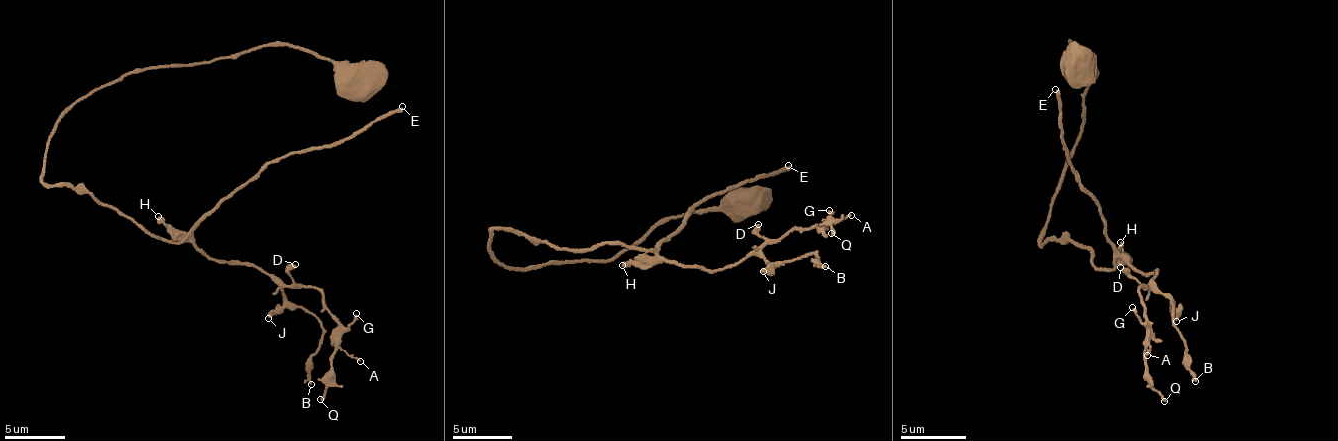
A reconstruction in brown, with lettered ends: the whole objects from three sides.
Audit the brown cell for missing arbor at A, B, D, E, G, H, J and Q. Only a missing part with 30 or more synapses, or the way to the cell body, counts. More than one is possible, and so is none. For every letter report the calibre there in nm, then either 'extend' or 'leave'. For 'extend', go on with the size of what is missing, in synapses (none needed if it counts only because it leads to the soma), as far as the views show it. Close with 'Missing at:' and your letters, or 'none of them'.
A: 160 nm | leave
B: 260 nm | leave
D: 320 nm | leave
E: 280 nm | extend | 110 syn
G: 200 nm | leave
H: 320 nm | leave
J: 360 nm | leave
Q: 200 nm | leave
Missing at: E

